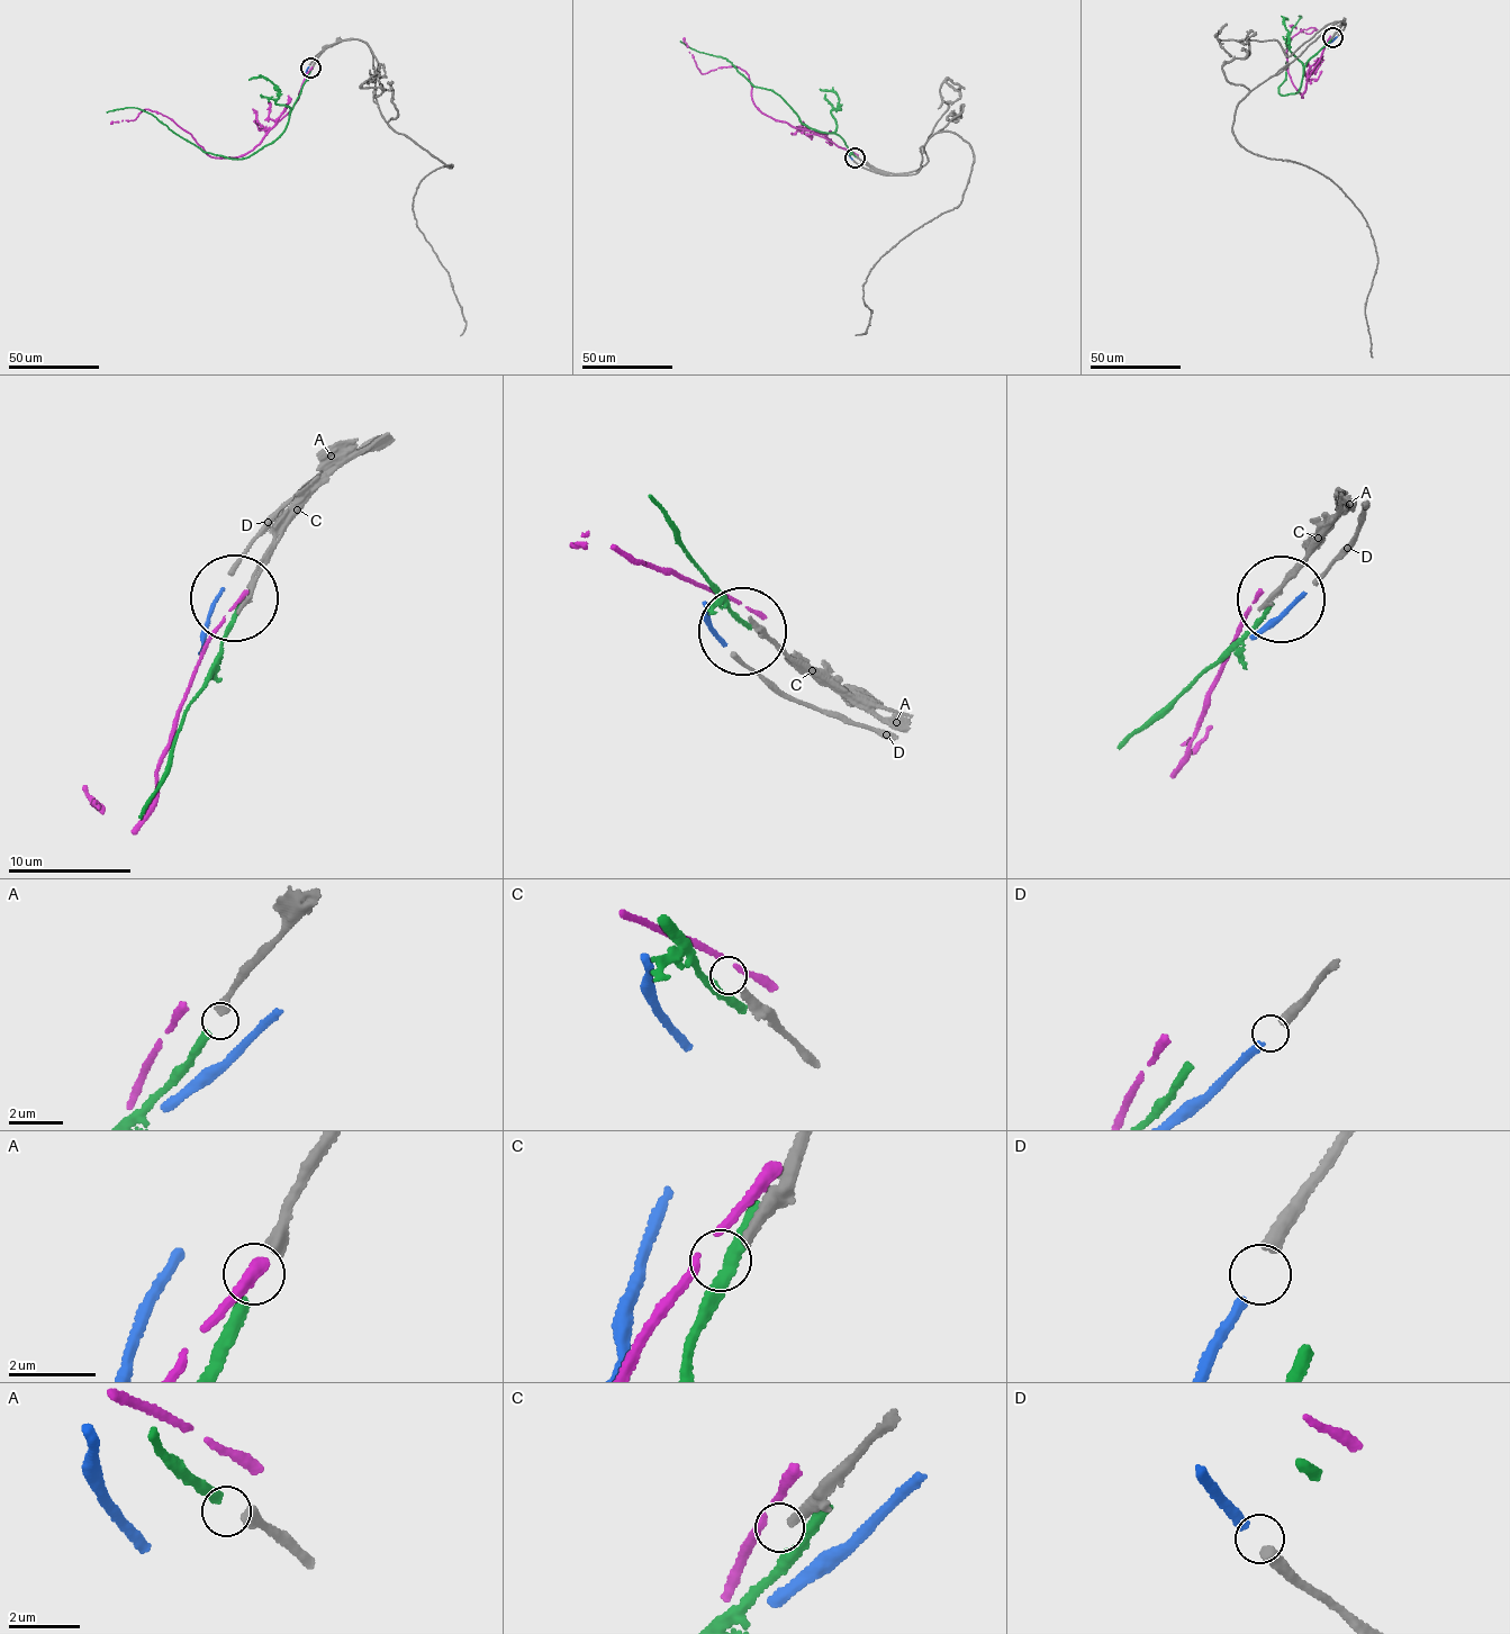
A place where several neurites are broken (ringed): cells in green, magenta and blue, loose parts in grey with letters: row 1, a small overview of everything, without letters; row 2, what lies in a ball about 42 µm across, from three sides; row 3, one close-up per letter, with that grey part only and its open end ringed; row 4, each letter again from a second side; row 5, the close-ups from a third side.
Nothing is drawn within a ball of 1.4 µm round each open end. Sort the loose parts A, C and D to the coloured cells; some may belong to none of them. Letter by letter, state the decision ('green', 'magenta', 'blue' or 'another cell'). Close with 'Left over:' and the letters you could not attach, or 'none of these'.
A: another cell
C: another cell
D: blue
Left over: A, C

